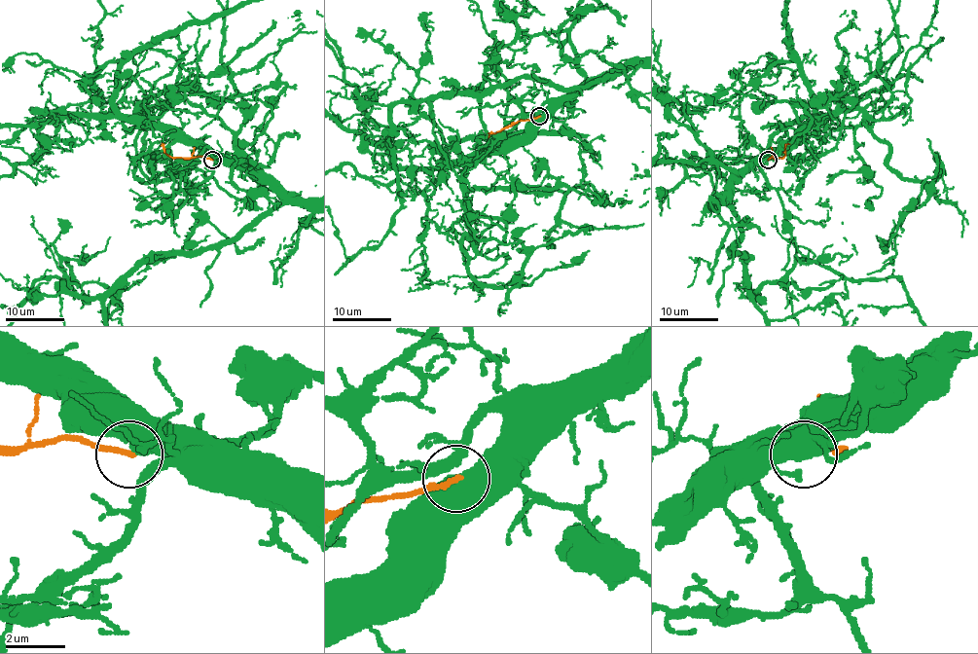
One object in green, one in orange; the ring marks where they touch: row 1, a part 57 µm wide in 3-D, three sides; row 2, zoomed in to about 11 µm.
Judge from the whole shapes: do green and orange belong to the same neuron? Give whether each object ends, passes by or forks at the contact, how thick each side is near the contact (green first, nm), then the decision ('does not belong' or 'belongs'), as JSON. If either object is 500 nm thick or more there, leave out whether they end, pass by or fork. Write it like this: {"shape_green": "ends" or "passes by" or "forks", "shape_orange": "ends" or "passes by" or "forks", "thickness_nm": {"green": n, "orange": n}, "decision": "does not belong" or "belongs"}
{"thickness_nm": {"green": 650, "orange": 180}, "decision": "does not belong"}

